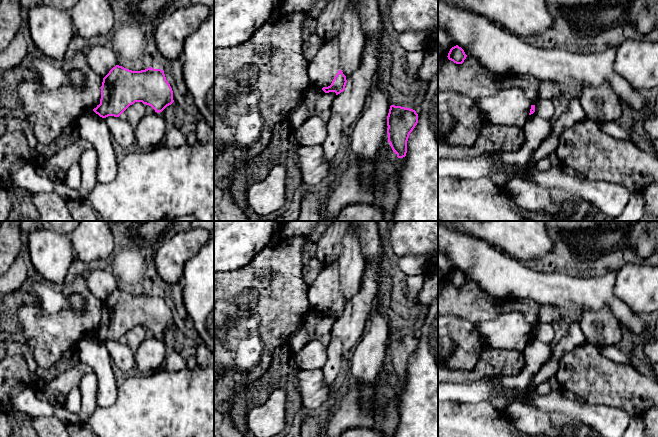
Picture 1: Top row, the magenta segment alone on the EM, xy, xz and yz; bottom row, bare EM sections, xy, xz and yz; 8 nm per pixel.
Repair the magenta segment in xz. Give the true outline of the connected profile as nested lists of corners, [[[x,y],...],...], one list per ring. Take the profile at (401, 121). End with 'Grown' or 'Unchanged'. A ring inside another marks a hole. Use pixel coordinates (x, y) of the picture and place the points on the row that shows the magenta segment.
[[[391,105],[387,116],[388,142],[398,158],[407,153],[407,141],[410,133],[418,123],[418,114],[415,110]]]. Unchanged

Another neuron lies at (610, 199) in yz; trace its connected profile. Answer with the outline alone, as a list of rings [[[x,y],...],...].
[[[533,113],[528,116],[522,129],[524,144],[518,151],[490,151],[485,154],[498,155],[507,165],[518,171],[524,171],[530,181],[538,186],[589,202],[592,208],[597,208],[607,219],[617,217],[623,212],[630,197],[630,192],[625,187],[592,180],[582,175],[566,175],[562,165],[541,171],[532,164],[534,151],[552,131],[552,125],[548,119]]]

